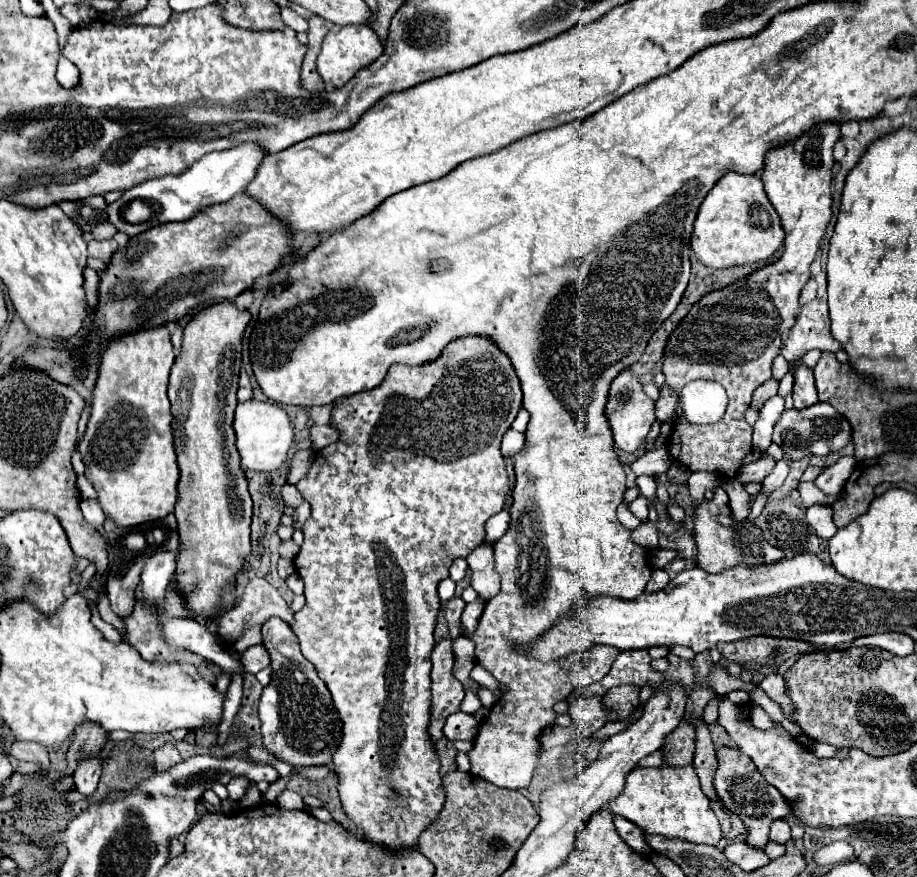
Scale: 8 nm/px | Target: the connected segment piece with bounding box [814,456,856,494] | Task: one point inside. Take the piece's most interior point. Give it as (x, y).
(832, 479)

